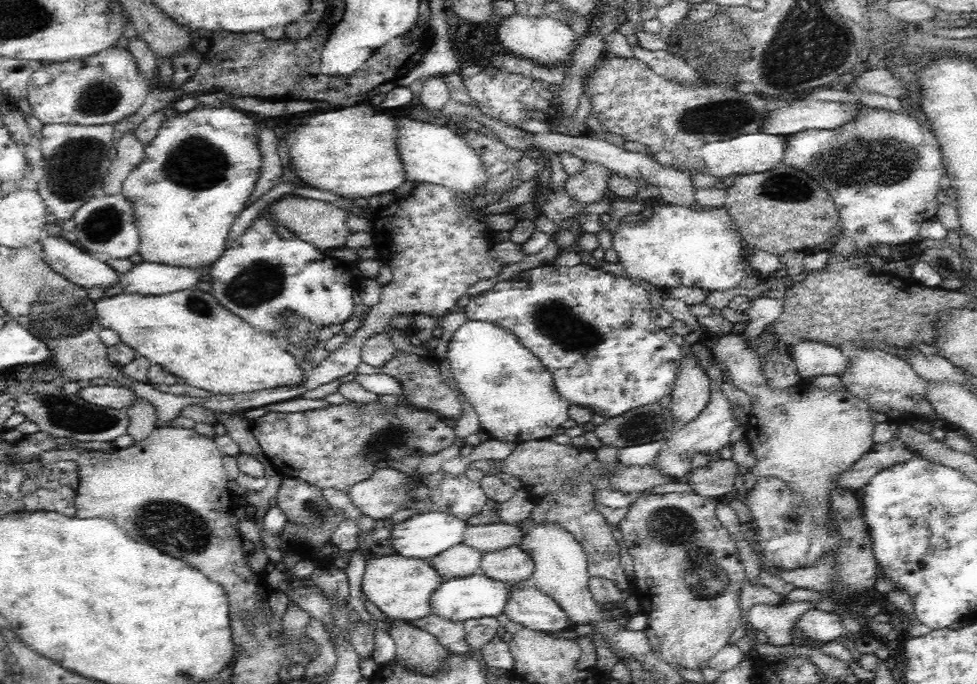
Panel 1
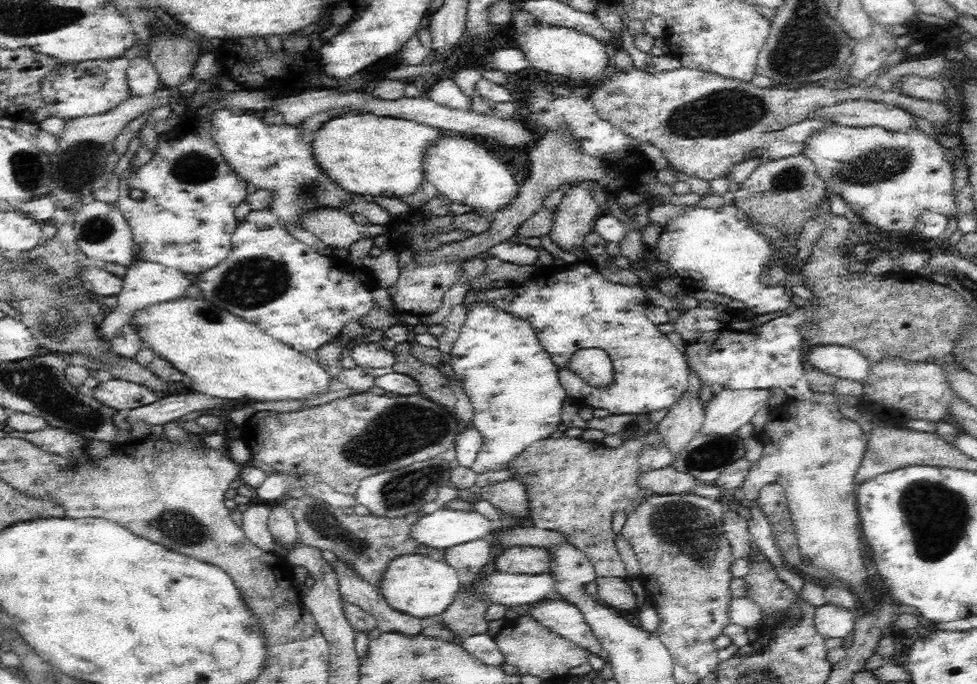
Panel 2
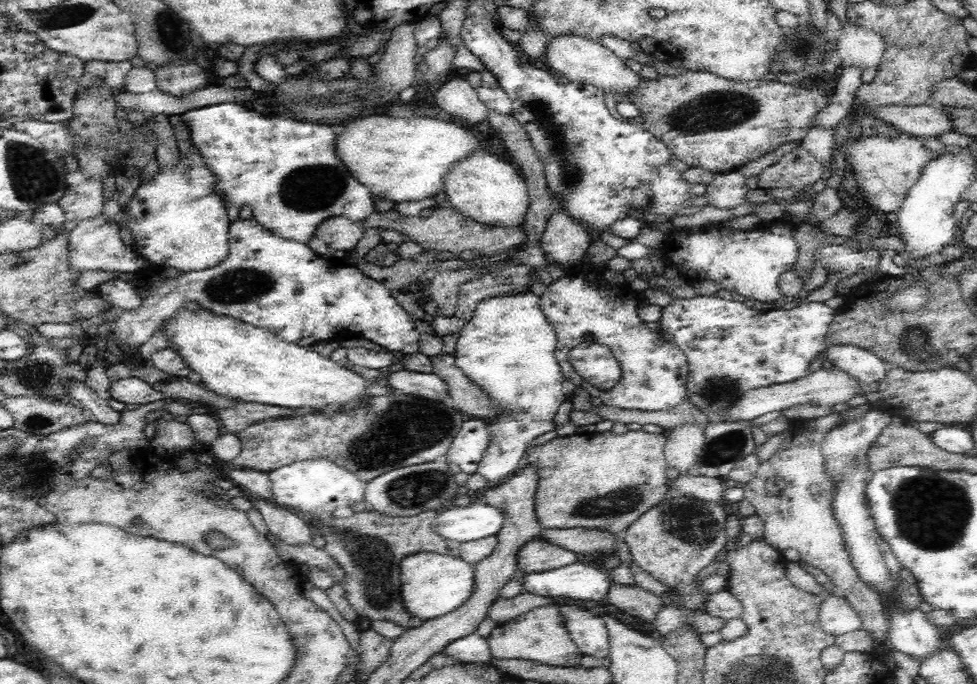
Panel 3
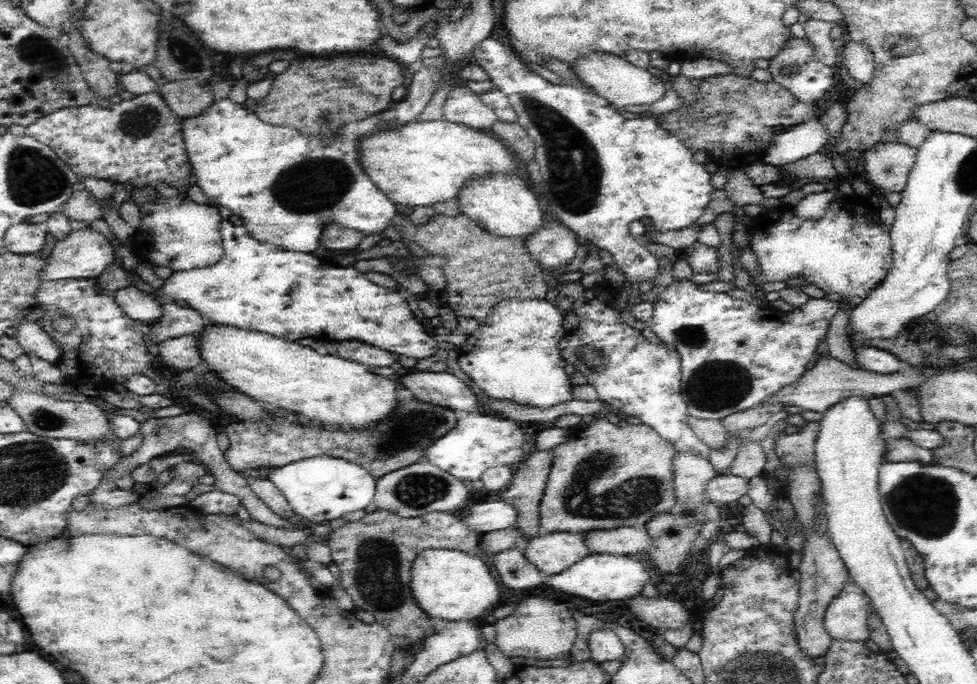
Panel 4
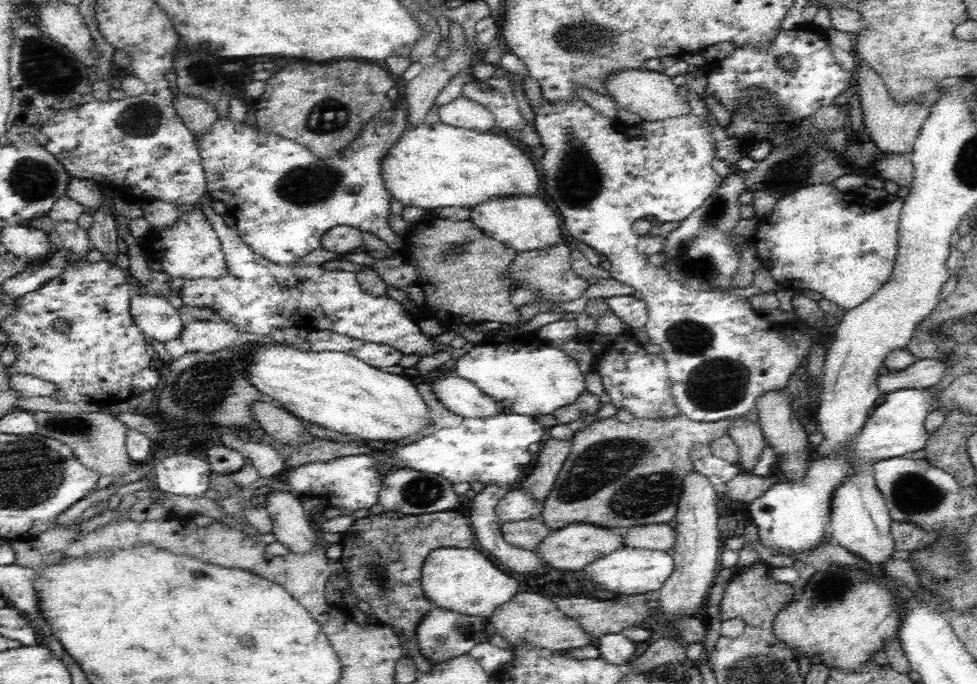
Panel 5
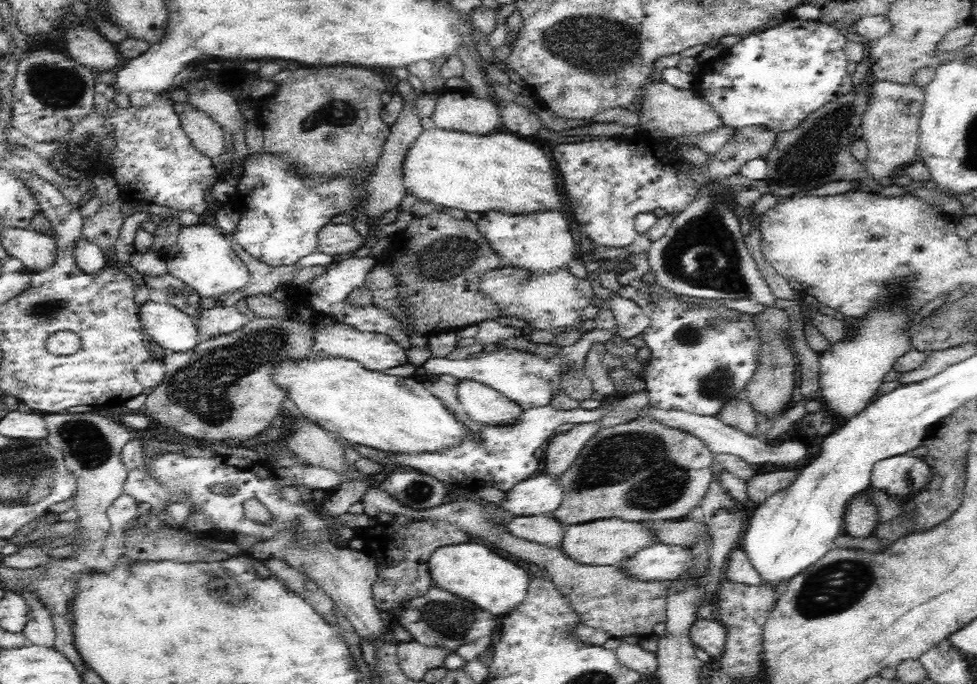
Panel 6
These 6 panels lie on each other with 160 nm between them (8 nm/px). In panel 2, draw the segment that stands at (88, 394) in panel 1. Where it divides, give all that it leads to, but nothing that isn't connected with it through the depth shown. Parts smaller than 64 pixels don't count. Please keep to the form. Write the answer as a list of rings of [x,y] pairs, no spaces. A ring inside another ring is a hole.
[[[124,378],[102,379],[101,383],[89,393],[98,402],[113,409],[132,411],[140,406],[152,404],[157,400],[157,393],[141,384],[134,384]]]

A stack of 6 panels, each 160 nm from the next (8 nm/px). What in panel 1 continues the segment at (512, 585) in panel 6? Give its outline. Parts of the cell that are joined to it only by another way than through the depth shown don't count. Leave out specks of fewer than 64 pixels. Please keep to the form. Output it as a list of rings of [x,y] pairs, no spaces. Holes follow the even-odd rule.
[[[396,554],[378,555],[366,560],[362,595],[384,612],[387,618],[407,621],[429,614],[428,598],[442,581],[425,559],[407,559]]]

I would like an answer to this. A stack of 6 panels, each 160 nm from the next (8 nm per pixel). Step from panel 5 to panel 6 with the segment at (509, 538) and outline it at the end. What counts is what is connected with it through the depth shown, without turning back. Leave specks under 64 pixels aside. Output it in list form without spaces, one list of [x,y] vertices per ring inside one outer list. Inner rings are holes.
[[[549,514],[540,517],[514,517],[505,526],[512,536],[548,548],[559,548],[564,531],[568,528],[552,519]]]

